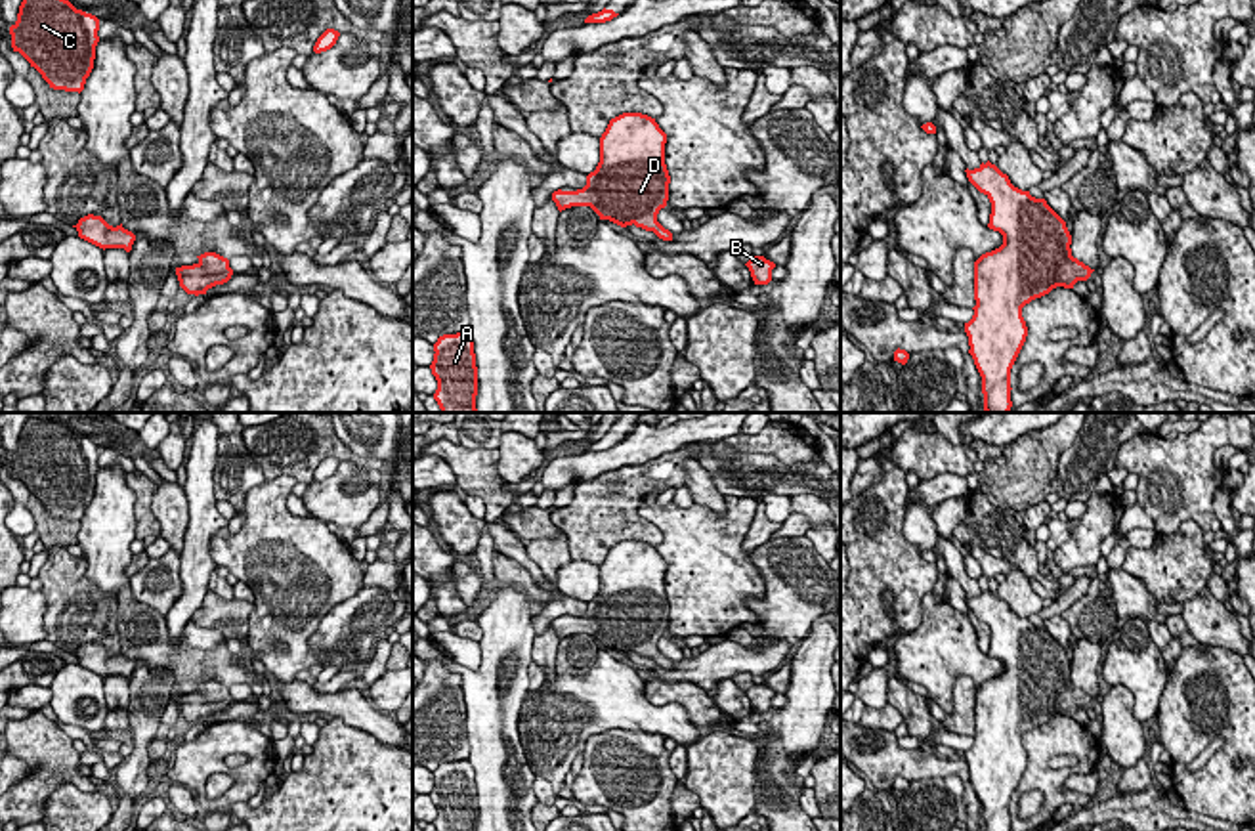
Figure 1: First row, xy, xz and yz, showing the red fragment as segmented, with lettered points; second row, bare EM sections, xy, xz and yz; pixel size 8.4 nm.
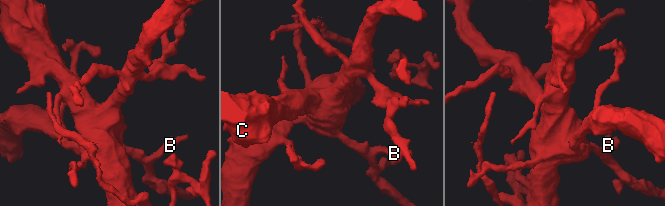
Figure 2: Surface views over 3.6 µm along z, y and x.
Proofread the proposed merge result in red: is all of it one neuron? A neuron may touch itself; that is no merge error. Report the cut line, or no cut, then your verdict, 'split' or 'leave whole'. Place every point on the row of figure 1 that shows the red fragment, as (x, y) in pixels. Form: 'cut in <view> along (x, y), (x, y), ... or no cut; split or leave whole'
no cut; leave whole

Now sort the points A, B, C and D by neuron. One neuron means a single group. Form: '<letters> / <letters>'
A B C D

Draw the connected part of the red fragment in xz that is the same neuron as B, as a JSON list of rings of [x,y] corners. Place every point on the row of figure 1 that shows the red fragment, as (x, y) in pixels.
[[[755,256],[745,266],[749,267],[755,285],[768,285],[772,281],[772,269],[776,264],[764,256]]]

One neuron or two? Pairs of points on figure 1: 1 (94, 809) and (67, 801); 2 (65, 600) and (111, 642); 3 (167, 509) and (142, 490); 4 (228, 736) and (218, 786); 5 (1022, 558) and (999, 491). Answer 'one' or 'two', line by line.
1: one
2: one
3: two
4: two
5: two

